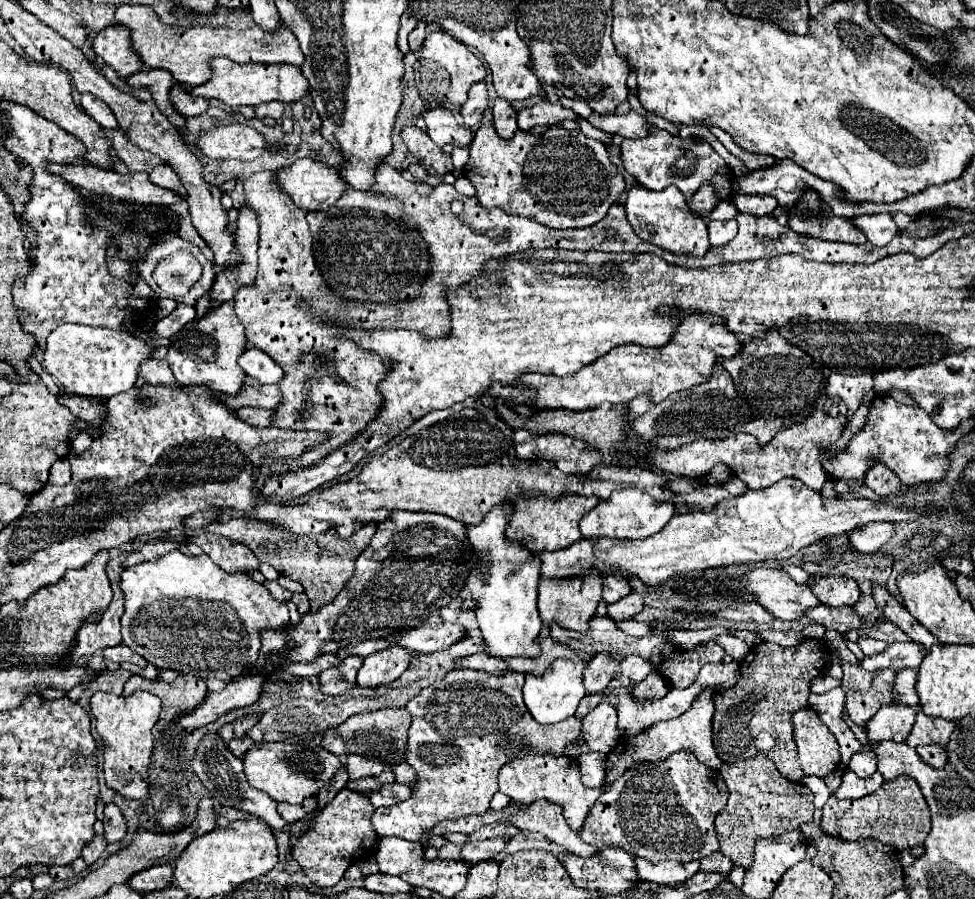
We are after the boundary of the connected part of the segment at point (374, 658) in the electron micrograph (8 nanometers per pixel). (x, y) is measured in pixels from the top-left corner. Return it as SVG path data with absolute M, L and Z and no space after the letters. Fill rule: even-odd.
M399 645L365 657L363 667L357 673L357 685L365 689L391 685L409 667L409 659L411 659L411 651Z

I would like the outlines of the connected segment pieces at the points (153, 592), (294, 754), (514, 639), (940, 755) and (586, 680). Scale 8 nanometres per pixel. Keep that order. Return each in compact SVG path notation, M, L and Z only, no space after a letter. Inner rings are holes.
M179 549L159 559L137 563L121 573L121 589L125 593L125 613L121 617L123 643L157 669L173 669L197 679L237 677L245 669L253 669L261 649L259 631L279 629L289 623L287 605L275 601L271 593L255 583L247 573L227 573L207 555L185 555Z
M253 743L253 747L243 757L245 775L249 785L267 793L275 801L285 803L303 803L307 797L315 797L333 775L345 765L345 757L337 757L323 747L305 749L301 745L289 743Z
M505 505L505 509L491 509L489 517L481 525L469 525L467 537L473 543L473 549L477 553L477 561L469 563L469 577L467 577L467 591L481 601L481 609L477 609L475 617L479 621L479 629L483 633L483 641L487 645L485 653L497 659L507 657L539 657L539 631L541 631L541 617L537 617L537 585L539 585L539 561L533 557L531 551L527 551L521 543L505 539L505 527L509 523L509 513L513 505Z
M923 745L923 747L917 747L917 753L925 763L933 767L943 769L947 765L947 751L941 745Z
M599 653L595 655L595 659L589 661L589 665L583 671L583 685L585 685L585 693L593 695L593 693L601 693L607 683L613 679L613 673L617 671L619 661L613 661L609 655Z

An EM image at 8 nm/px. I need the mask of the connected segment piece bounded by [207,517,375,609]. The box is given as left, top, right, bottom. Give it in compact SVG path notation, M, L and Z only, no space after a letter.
M233 517L229 523L207 525L207 529L213 529L213 533L225 535L231 541L247 545L259 561L265 561L273 565L281 575L299 581L305 589L305 595L311 601L311 609L319 609L321 605L331 601L335 595L339 595L339 591L351 579L355 559L367 549L375 533L375 525L365 525L365 529L357 531L351 539L337 539L335 533L293 537L291 533L285 533L281 527L261 525L261 521L245 521L241 517Z

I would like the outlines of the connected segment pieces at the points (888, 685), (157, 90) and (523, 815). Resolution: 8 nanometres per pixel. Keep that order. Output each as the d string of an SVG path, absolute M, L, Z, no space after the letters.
M841 661L843 667L843 691L847 695L845 707L849 717L865 727L865 721L869 721L881 707L893 703L893 671L883 673L869 673L861 665L851 665L847 661Z
M143 69L137 71L133 75L127 77L127 83L131 87L143 87L151 93L155 105L159 107L159 111L169 119L171 125L175 125L177 129L185 125L185 117L177 117L177 113L173 113L173 107L169 105L169 89L173 87L173 79L169 77L169 73L165 73L163 69Z
M539 799L539 801L535 801L533 805L523 805L521 809L513 809L513 807L505 807L505 809L501 809L501 811L489 809L489 811L483 813L483 815L467 815L467 817L457 819L457 821L445 821L445 825L437 825L437 829L433 829L433 833L435 833L435 835L443 835L443 833L447 833L447 831L457 831L457 833L467 833L467 835L471 835L471 833L475 833L477 829L481 829L481 827L485 827L485 825L503 823L503 821L513 823L517 829L539 831L539 833L543 833L549 841L553 841L553 843L557 843L557 845L561 845L561 847L573 851L575 855L579 855L579 857L583 857L583 859L587 859L587 857L597 857L597 855L599 855L599 849L595 849L593 845L587 845L575 831L569 829L569 825L567 825L567 821L565 821L565 817L563 817L563 807L557 807L555 803L545 801L545 799Z

